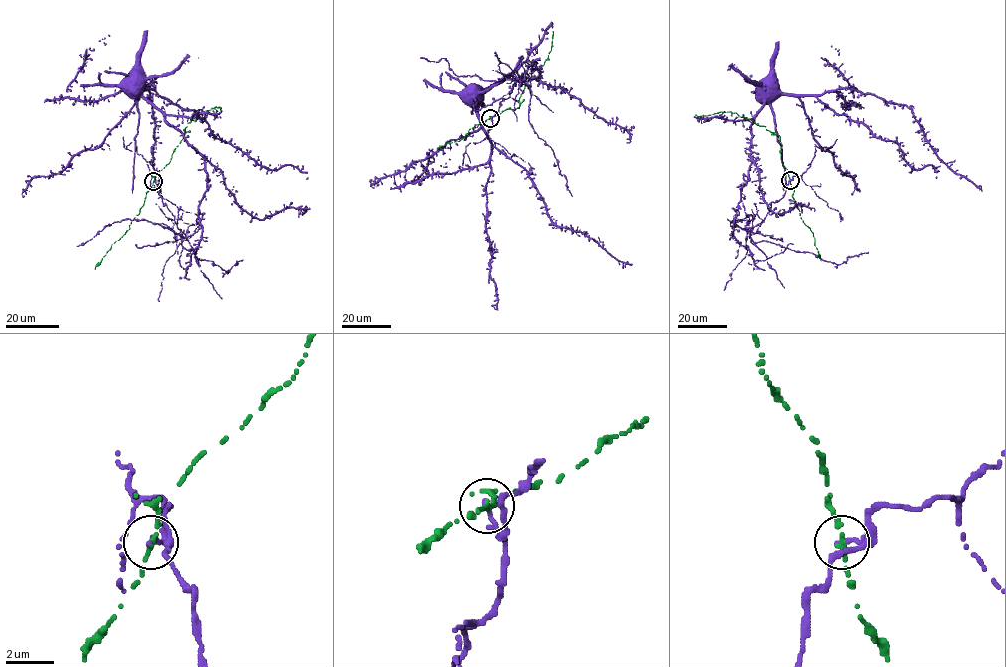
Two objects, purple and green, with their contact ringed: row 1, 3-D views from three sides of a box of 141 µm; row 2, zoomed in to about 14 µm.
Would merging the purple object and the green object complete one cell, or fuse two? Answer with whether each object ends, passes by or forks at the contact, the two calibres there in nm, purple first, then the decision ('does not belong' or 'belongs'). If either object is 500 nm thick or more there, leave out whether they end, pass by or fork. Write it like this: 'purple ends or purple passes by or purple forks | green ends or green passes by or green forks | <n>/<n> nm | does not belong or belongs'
purple passes by | green passes by | 150/180 nm | does not belong

